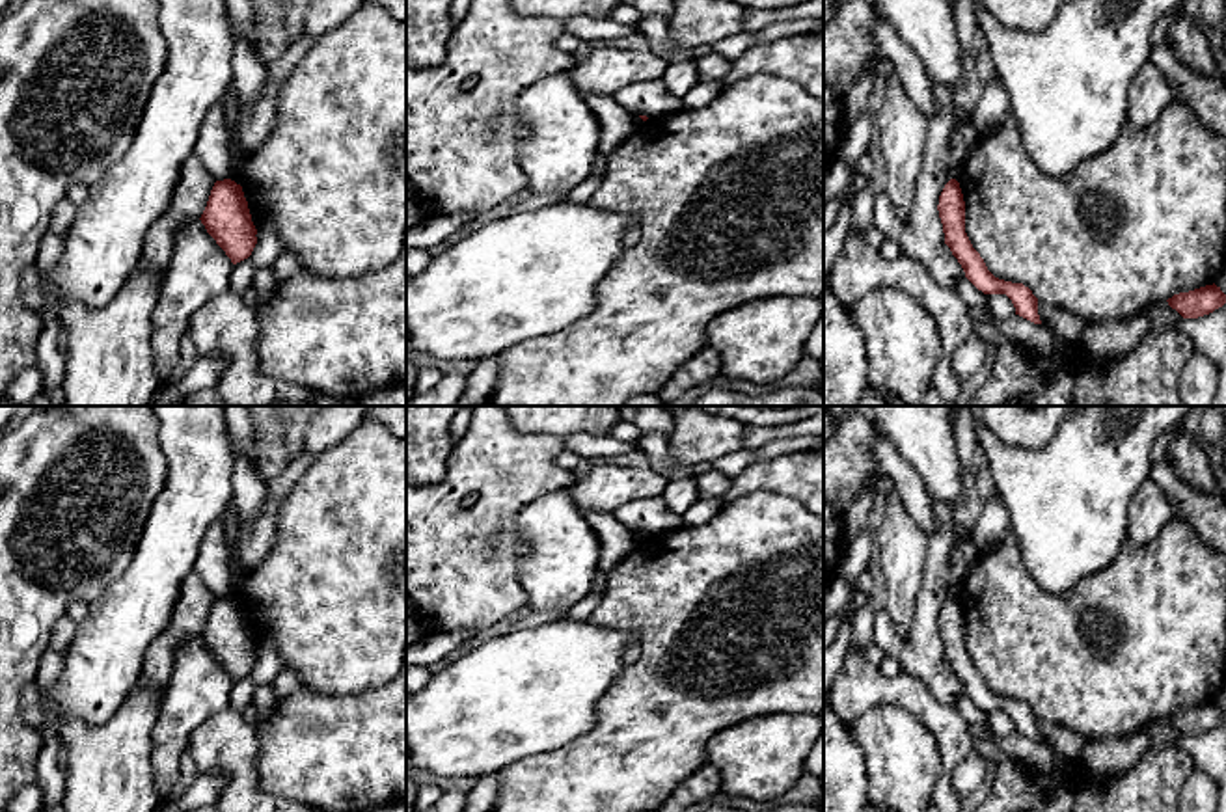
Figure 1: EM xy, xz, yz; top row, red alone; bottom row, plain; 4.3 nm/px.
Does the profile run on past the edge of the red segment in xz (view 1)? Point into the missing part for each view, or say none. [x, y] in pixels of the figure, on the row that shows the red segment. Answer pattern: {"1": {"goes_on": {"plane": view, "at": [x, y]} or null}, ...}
{"1": {"goes_on": null}}

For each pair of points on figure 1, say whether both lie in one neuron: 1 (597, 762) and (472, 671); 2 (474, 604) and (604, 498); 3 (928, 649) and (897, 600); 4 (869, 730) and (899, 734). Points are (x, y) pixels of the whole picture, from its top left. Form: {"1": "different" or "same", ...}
{"1": "different", "2": "different", "3": "different", "4": "same"}

